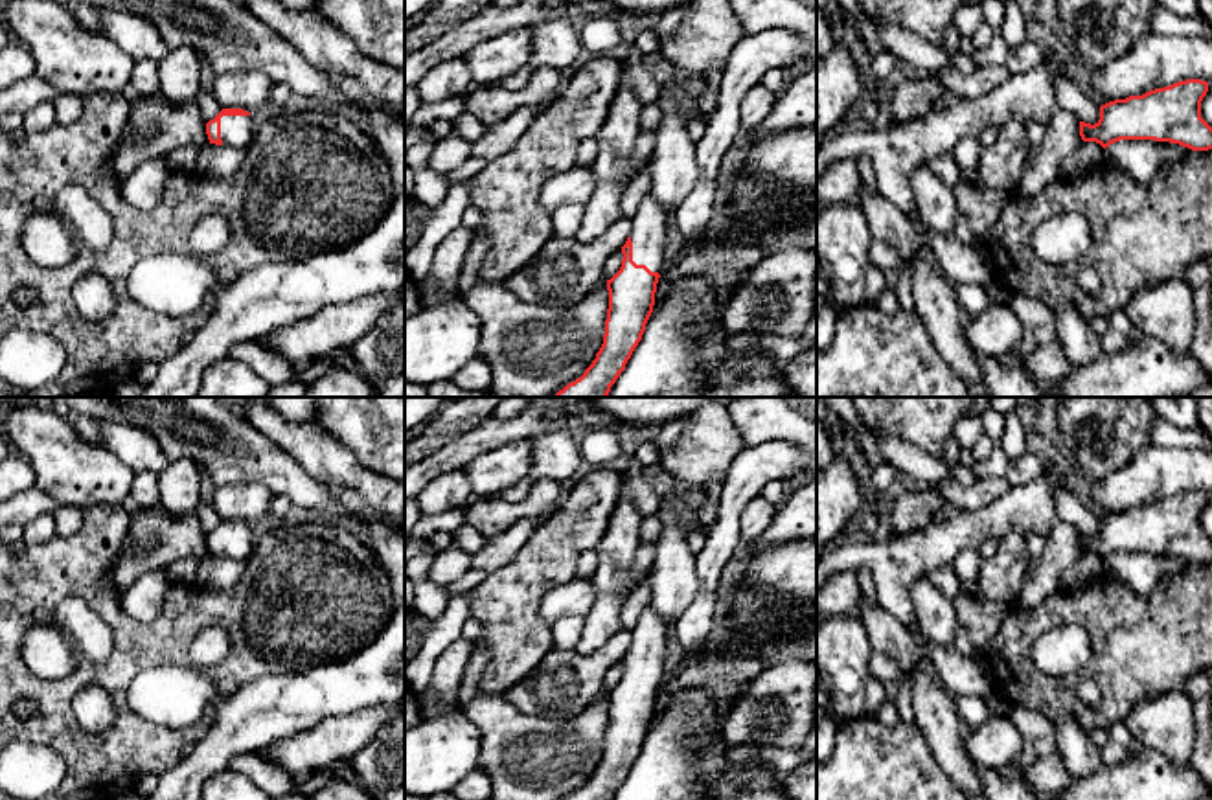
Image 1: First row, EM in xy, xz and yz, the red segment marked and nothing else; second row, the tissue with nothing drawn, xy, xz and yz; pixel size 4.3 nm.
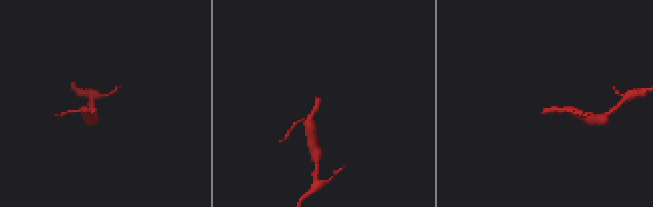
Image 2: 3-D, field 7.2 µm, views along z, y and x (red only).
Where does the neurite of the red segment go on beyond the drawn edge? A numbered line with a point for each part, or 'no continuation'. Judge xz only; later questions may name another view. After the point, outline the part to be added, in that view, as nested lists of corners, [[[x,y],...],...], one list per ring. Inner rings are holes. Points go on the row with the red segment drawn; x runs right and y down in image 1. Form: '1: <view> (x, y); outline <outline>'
1: xz (650, 225); outline [[[647,193],[631,217],[629,237],[633,241],[633,261],[636,265],[646,265],[651,272],[662,274],[669,223],[666,210]]]

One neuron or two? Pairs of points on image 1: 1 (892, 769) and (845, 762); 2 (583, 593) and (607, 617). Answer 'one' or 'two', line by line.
1: one
2: two

